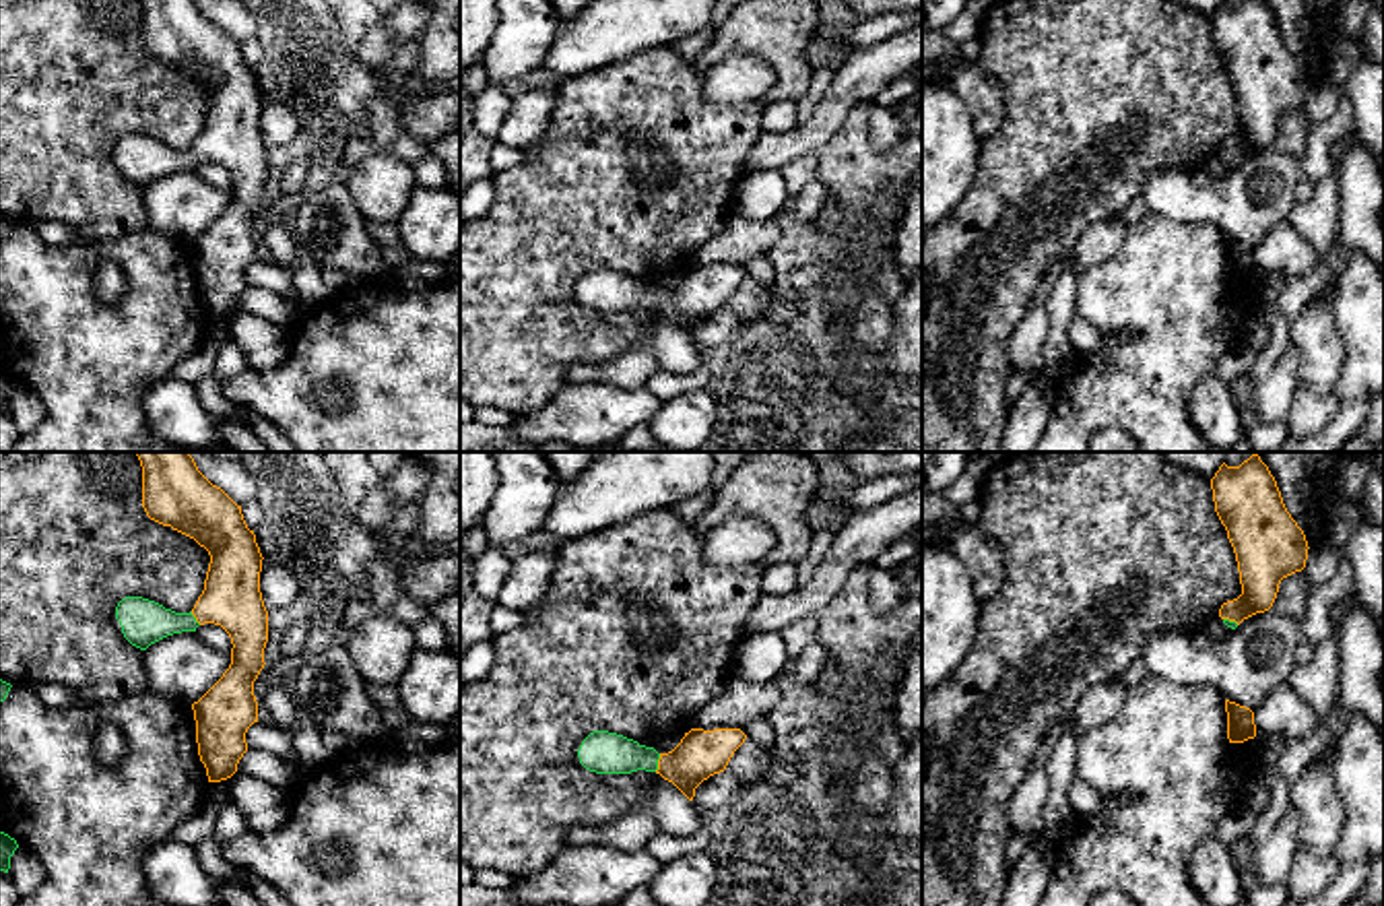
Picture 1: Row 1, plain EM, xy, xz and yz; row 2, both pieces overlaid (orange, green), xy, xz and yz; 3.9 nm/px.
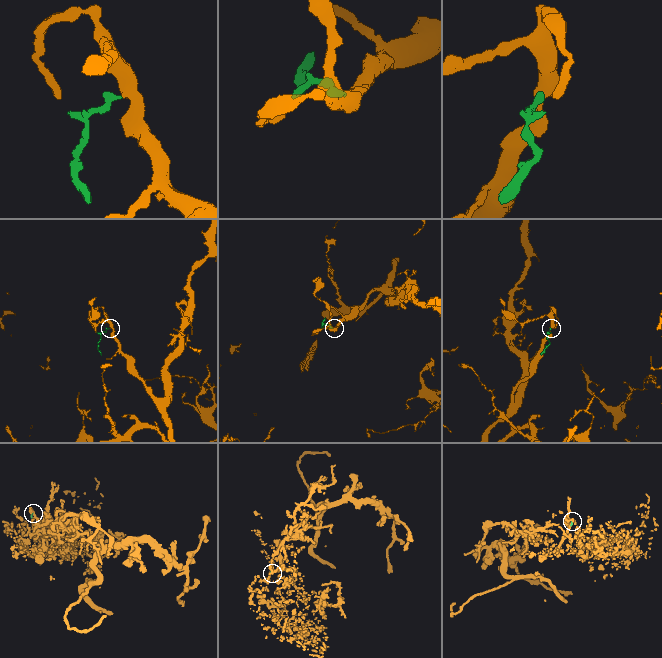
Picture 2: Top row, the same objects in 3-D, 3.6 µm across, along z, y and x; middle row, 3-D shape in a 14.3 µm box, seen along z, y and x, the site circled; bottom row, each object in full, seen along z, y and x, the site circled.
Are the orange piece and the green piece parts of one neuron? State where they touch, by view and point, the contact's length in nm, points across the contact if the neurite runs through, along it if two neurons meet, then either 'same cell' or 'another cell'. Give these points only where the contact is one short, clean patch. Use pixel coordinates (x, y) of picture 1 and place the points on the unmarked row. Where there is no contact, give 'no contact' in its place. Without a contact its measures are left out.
xz (658, 300) | 80 nm | across xz (700, 292), (692, 300), (658, 300), (601, 289) | same cell

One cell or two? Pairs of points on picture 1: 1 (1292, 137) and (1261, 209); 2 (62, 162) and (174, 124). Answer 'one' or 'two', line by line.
1: two
2: one

